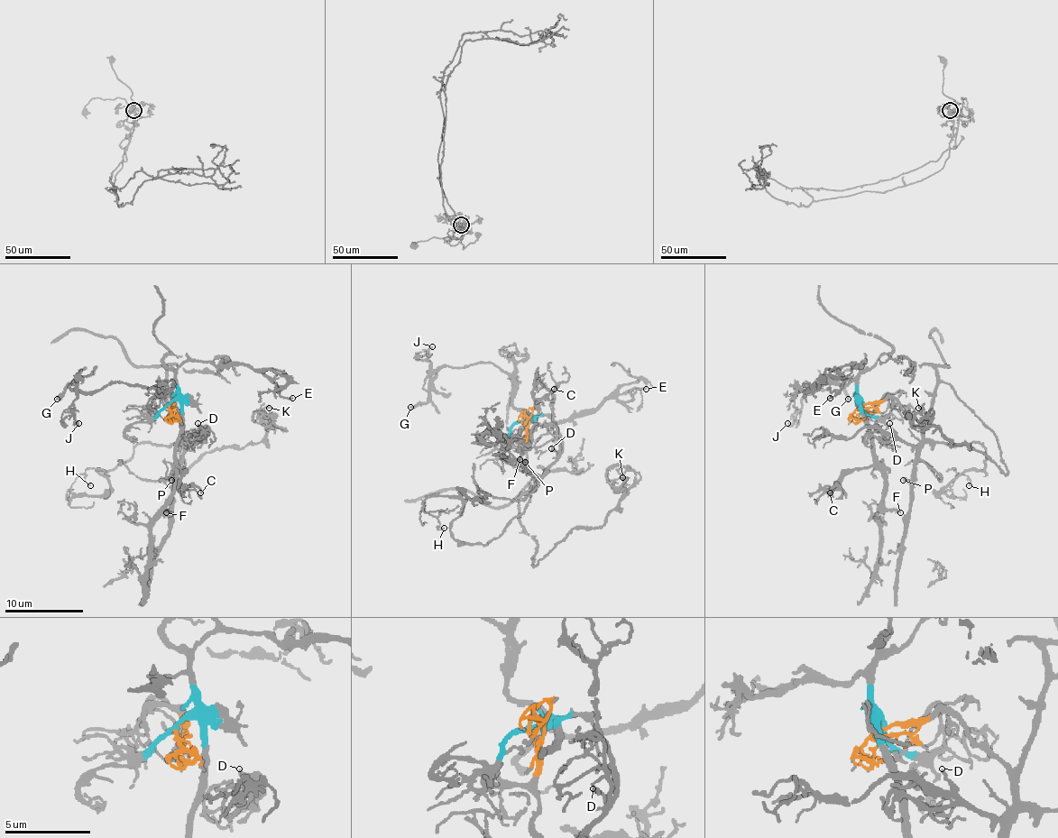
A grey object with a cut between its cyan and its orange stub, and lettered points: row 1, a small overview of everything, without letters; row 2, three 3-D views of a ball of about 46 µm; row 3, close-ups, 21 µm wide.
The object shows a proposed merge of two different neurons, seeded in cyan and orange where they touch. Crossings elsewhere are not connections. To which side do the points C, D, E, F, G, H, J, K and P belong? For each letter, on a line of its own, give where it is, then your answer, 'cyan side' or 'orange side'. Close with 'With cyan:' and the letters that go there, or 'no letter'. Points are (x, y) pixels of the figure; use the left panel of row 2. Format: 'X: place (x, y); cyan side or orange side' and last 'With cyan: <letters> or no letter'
C: place (200, 492); cyan side
D: place (197, 423); orange side
E: place (292, 398); cyan side
F: place (166, 512); cyan side
G: place (57, 399); cyan side
H: place (90, 485); orange side
J: place (78, 423); cyan side
K: place (269, 408); orange side
P: place (171, 480); orange side
With cyan: C, E, F, G, J

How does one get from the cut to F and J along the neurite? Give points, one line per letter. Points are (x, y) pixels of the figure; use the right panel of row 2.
F: (861, 405), (873, 448), (873, 464), (883, 478), (883, 503), (900, 513)
J: (861, 405), (853, 380), (846, 383), (804, 386), (806, 382), (806, 391), (811, 391), (796, 417), (786, 423)

